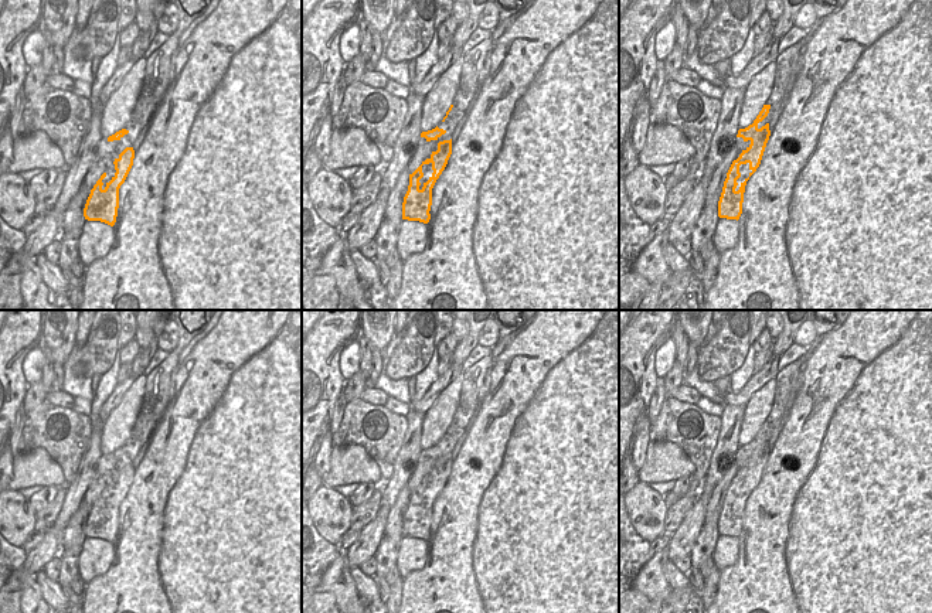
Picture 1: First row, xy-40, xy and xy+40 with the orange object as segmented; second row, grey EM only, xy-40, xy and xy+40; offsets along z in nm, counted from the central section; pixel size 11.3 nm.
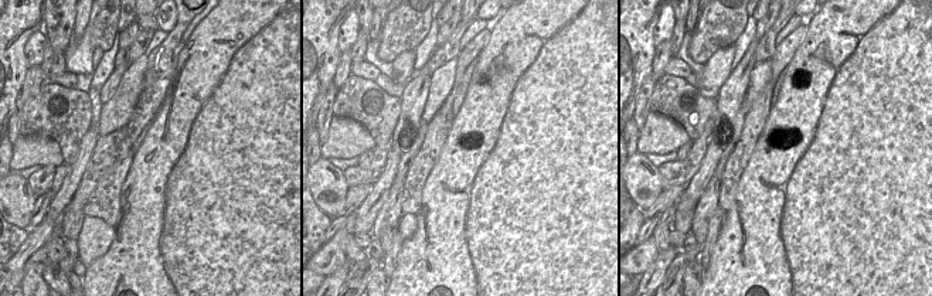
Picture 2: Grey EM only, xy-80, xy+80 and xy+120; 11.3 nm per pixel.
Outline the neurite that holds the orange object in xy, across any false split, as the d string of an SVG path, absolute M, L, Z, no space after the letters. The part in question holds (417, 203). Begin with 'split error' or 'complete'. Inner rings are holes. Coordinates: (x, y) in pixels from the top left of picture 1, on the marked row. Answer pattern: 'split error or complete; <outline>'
complete; M452 139L438 143L438 150L432 151L431 157L422 161L422 164L409 174L408 191L402 202L402 219L419 221L428 224L431 219L431 205L432 205L432 188L445 170L448 160L452 154ZM432 164L432 176L422 188L419 187L419 180L424 177L422 166Z

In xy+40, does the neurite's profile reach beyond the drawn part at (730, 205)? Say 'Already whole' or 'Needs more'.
Already whole.

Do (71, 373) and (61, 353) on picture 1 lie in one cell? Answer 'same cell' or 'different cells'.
different cells

